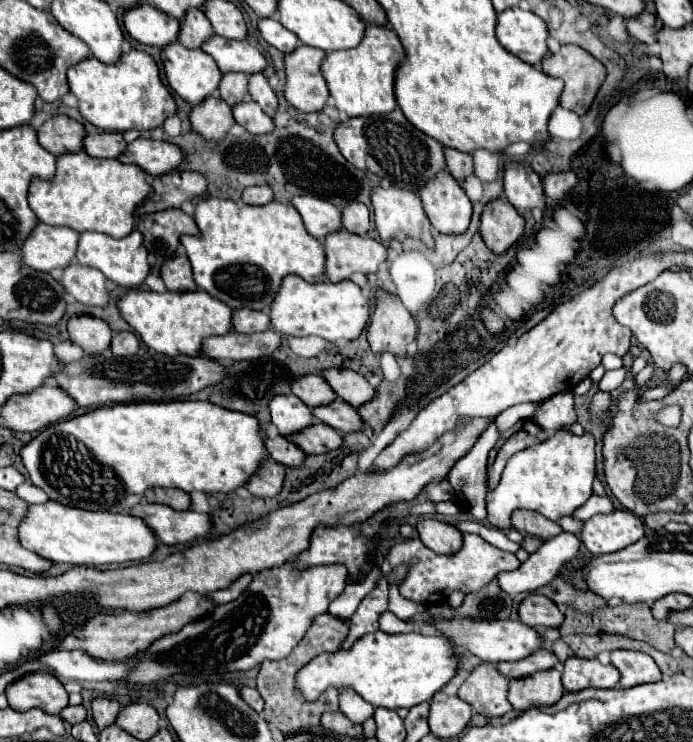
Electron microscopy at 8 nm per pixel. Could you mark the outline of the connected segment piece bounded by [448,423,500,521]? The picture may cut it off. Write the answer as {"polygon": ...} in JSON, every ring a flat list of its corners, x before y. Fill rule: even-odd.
{"polygon":[[492,423,480,435,476,445,470,449,470,453,466,457,462,457,448,473,450,485,454,487,456,495,462,499,468,513,476,521,486,519,486,505,484,505,484,497,488,493,488,489,486,489,486,461,488,461,490,449,494,447,498,437,500,437,500,433,496,431,496,425]]}

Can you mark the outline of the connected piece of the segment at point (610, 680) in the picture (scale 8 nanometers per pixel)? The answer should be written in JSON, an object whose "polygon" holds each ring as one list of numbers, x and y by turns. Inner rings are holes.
{"polygon":[[570,657,564,663,562,685,566,691,580,691,586,687,610,689,620,681,620,673,614,665,602,665,596,659]]}

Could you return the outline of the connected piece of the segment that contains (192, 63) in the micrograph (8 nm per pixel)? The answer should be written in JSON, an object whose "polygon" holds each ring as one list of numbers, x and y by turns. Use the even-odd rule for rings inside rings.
{"polygon":[[178,43,162,47,162,65,168,85,190,105,204,101,218,89,220,69,202,49,186,49]]}

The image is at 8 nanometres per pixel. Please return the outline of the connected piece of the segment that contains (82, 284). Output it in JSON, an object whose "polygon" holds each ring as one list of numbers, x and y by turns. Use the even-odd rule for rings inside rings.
{"polygon":[[72,263,64,269,60,283,64,289,74,295,76,301,84,305,100,305,104,307,108,303,108,291,106,291,106,277,98,273,98,269,90,269,78,263]]}

